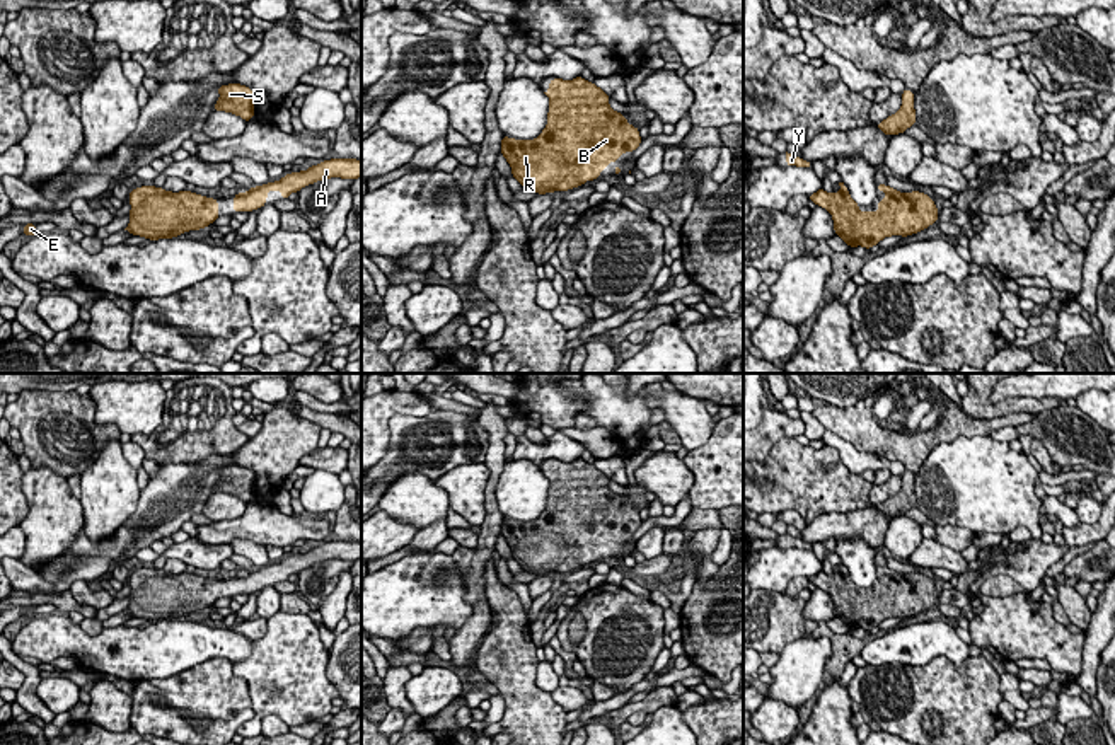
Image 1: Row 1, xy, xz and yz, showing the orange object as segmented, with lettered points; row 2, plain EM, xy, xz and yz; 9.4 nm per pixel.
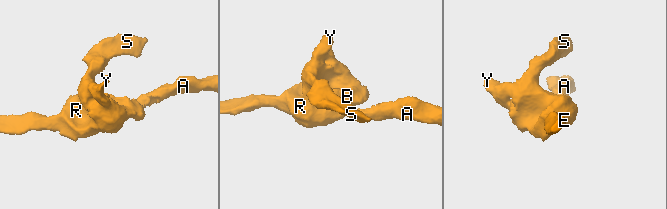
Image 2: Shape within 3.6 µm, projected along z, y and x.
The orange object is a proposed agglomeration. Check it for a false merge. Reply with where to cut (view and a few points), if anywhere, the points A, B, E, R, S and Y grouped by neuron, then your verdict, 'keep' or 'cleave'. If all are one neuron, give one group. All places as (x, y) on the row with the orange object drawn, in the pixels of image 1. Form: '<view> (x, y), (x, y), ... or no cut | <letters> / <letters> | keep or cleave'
no cut | A B E R S Y | keep

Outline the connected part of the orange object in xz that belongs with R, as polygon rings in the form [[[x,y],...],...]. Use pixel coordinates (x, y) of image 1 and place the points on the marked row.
[[[581,75],[551,78],[547,124],[534,140],[503,135],[501,155],[511,176],[537,194],[569,191],[595,181],[624,152],[641,145],[639,130],[609,106],[610,97]]]

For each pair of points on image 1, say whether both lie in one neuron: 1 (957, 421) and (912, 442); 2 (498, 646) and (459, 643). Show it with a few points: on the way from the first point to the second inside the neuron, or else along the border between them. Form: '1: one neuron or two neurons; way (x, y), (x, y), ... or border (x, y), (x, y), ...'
1: one neuron; way (947, 428), (923, 442)
2: two neurons; border (490, 606), (490, 628), (474, 658)

